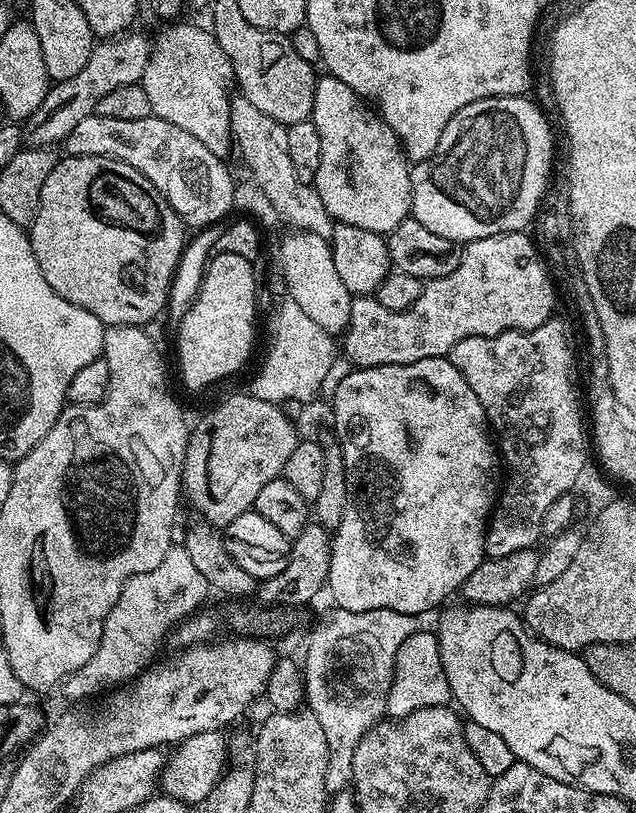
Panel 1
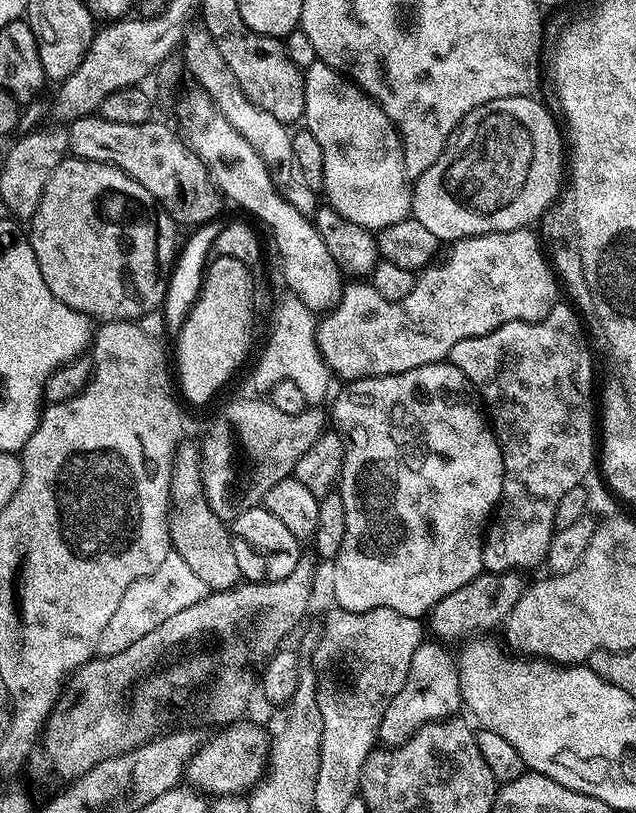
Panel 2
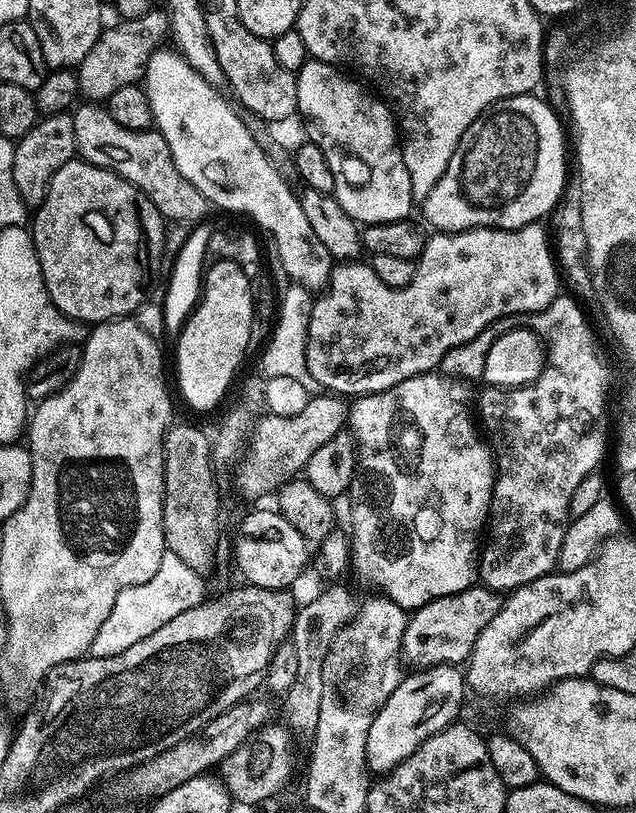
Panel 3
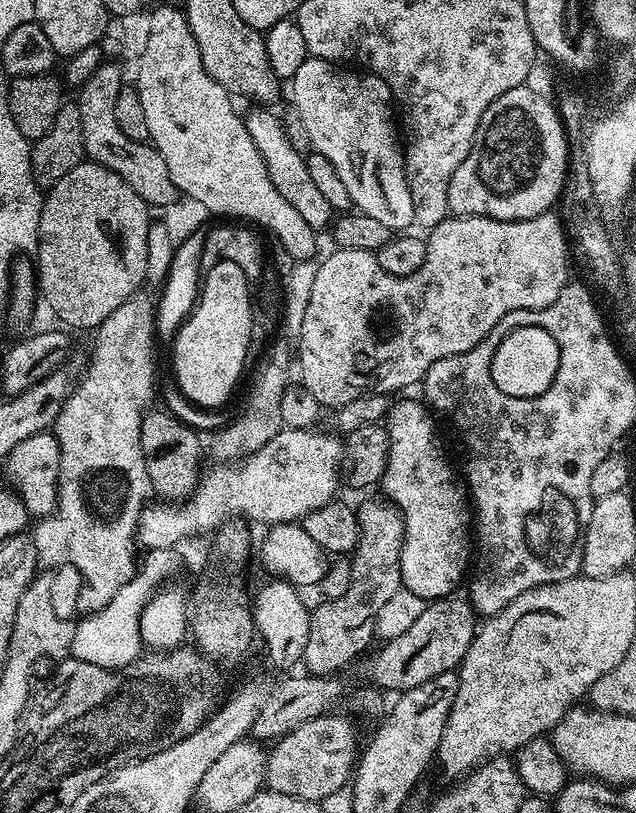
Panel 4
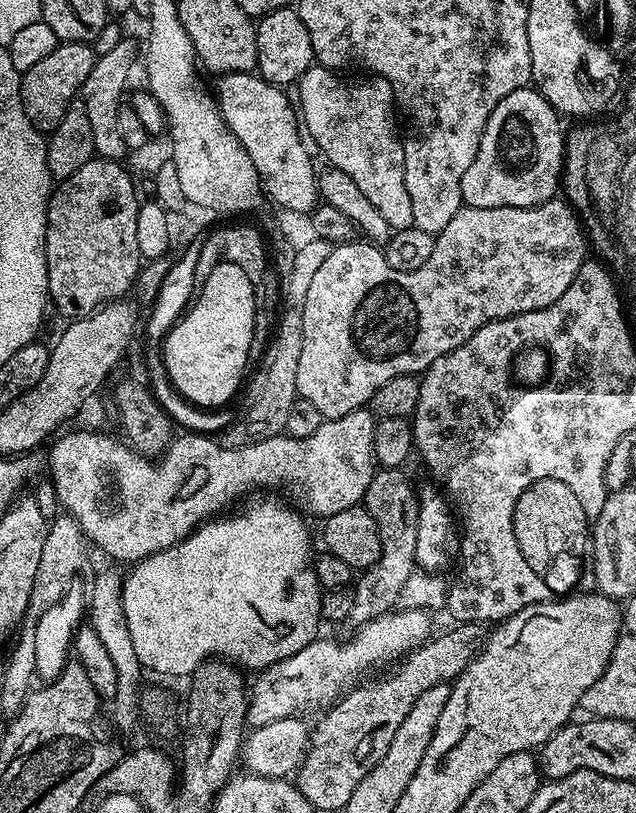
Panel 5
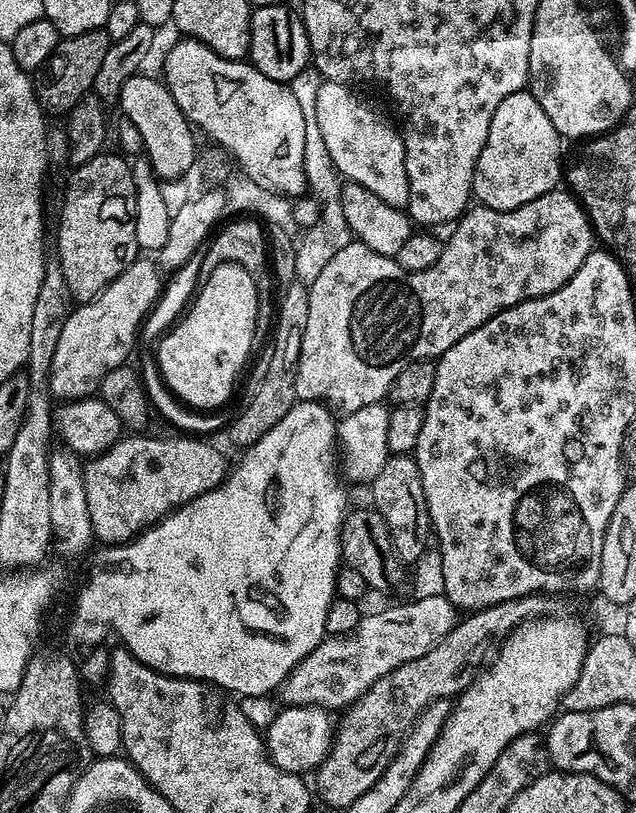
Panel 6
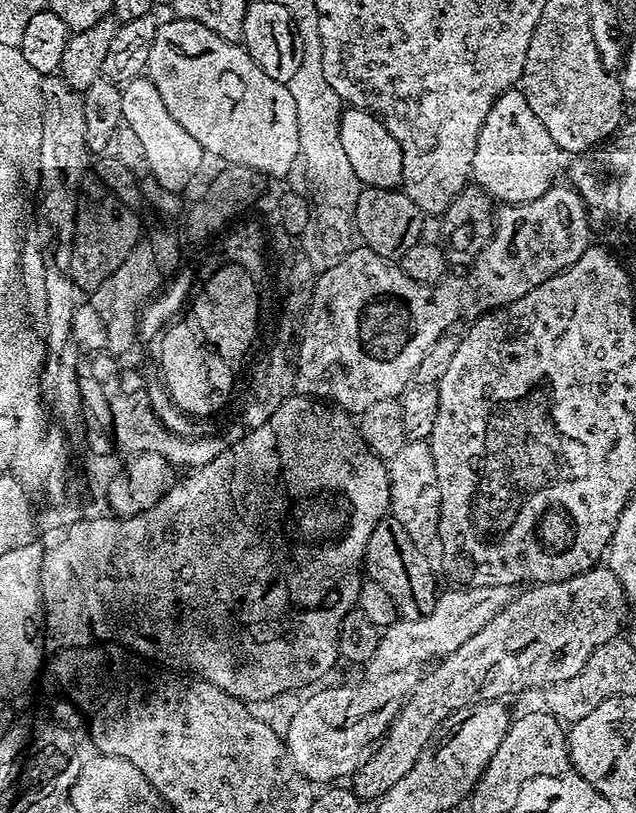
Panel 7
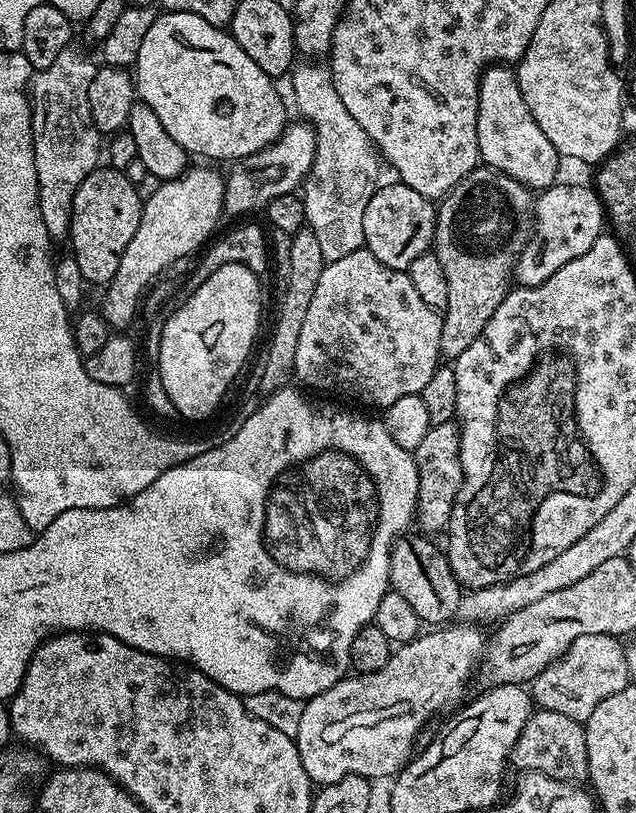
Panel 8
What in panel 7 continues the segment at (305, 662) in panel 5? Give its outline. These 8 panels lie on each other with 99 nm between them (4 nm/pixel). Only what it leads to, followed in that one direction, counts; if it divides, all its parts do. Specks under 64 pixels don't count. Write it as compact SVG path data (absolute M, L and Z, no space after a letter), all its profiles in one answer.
M452 586L447 590L449 592L441 591L437 595L436 605L422 618L398 618L379 633L370 661L377 673L401 674L400 672L415 664L427 665L448 656L458 646L462 646L466 638L482 630L482 626L486 626L486 622L490 622L490 618L494 618L498 610L505 608L514 595L513 586Z

